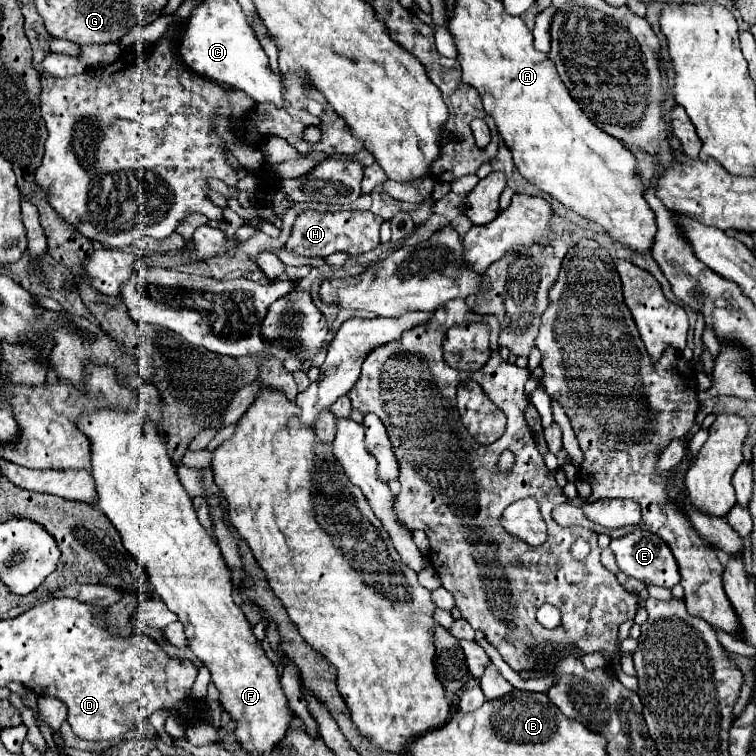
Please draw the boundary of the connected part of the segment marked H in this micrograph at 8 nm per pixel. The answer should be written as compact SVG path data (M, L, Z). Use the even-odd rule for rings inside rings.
M301 211L295 219L291 235L285 243L285 251L293 255L309 255L309 257L327 257L335 251L347 251L353 255L367 253L375 249L379 241L379 227L383 219L373 215L371 211Z

